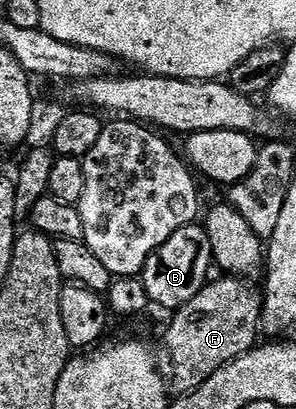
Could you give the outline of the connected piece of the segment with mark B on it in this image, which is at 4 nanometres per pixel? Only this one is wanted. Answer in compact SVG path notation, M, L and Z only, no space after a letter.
M190 225L179 229L145 262L143 278L147 285L150 304L172 313L191 297L198 295L210 282L209 270L214 270L213 245L204 226Z

